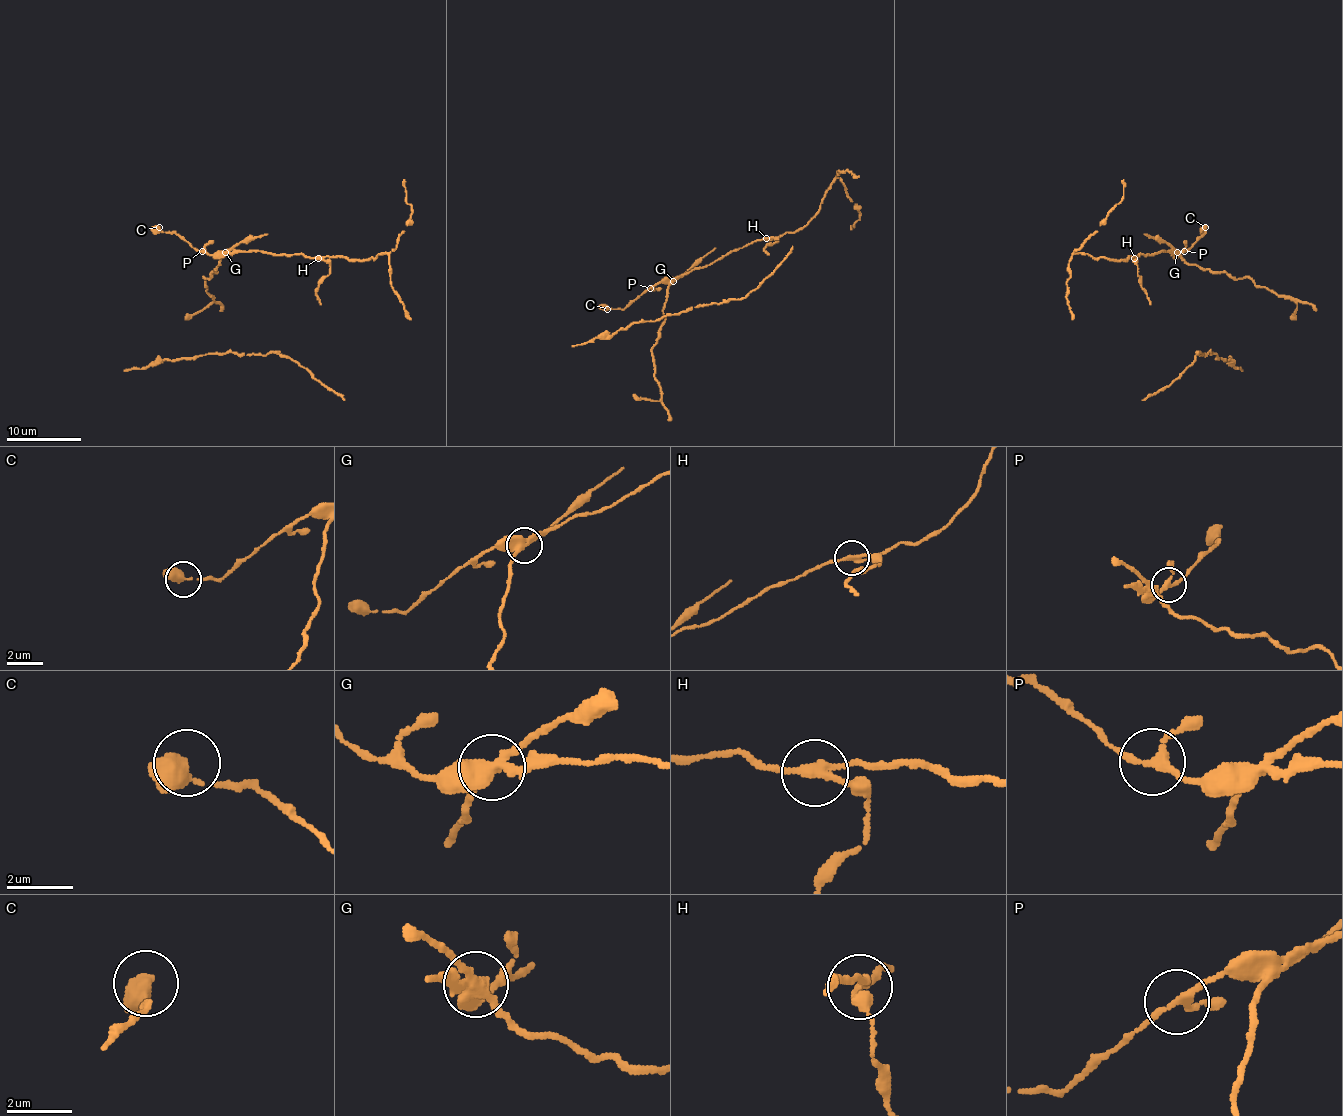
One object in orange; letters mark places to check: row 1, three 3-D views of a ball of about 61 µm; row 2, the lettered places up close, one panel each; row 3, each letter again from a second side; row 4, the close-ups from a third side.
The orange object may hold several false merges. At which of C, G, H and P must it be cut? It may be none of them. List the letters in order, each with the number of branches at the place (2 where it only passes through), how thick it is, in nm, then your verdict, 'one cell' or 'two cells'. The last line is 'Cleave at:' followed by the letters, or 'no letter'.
C: branches 2; calibre 480 nm; one cell
G: branches 3; calibre 400 nm; two cells
H: branches 3; calibre 200 nm; two cells
P: branches 3; calibre 200 nm; one cell
Cleave at: G, H

